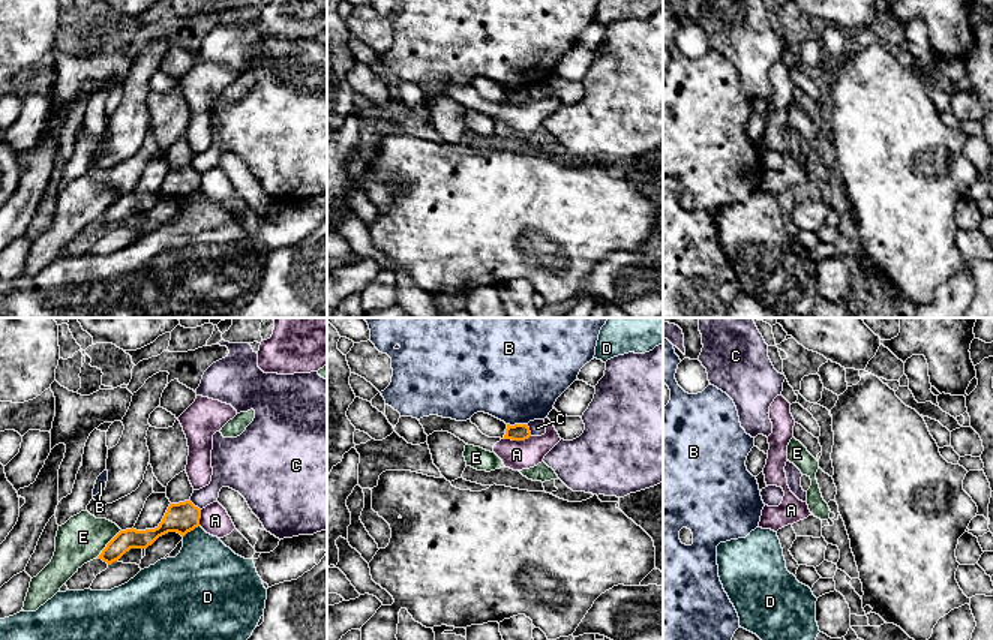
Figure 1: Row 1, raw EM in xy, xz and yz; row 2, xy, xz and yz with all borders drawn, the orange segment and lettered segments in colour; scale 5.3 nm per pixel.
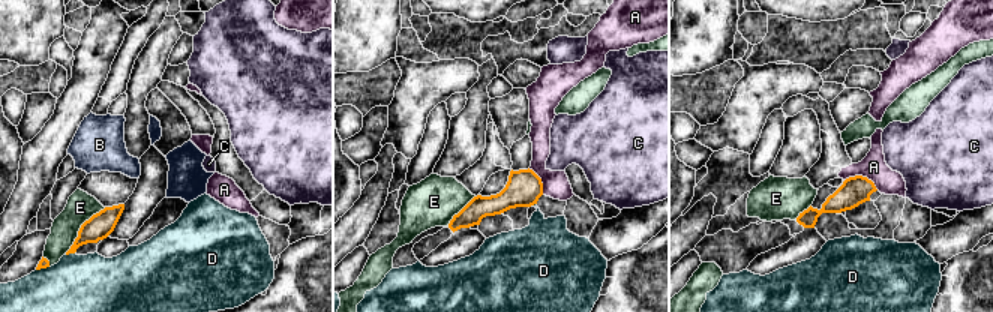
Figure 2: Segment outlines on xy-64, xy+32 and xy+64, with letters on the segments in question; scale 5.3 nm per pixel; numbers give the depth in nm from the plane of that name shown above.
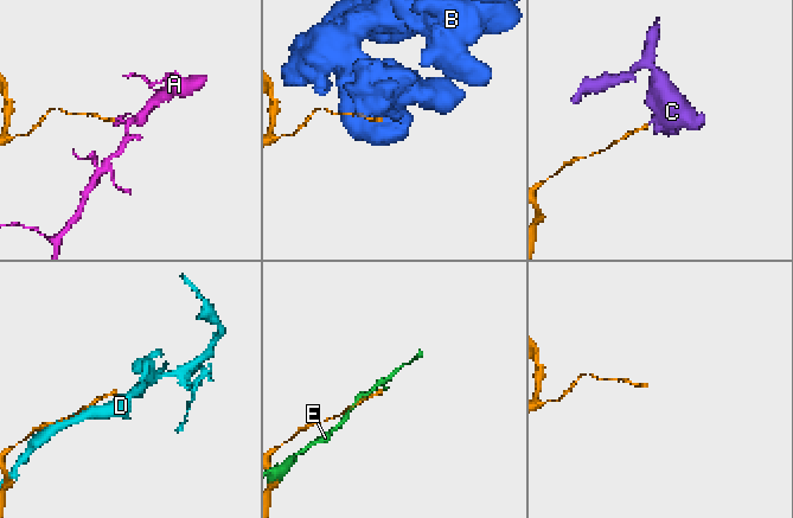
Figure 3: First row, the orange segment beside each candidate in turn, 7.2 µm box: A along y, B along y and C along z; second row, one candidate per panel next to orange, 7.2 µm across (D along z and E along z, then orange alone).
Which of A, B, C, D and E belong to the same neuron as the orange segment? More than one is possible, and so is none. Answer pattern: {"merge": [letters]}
{"merge": []}

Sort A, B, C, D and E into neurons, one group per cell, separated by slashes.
A / B / C / D / E

